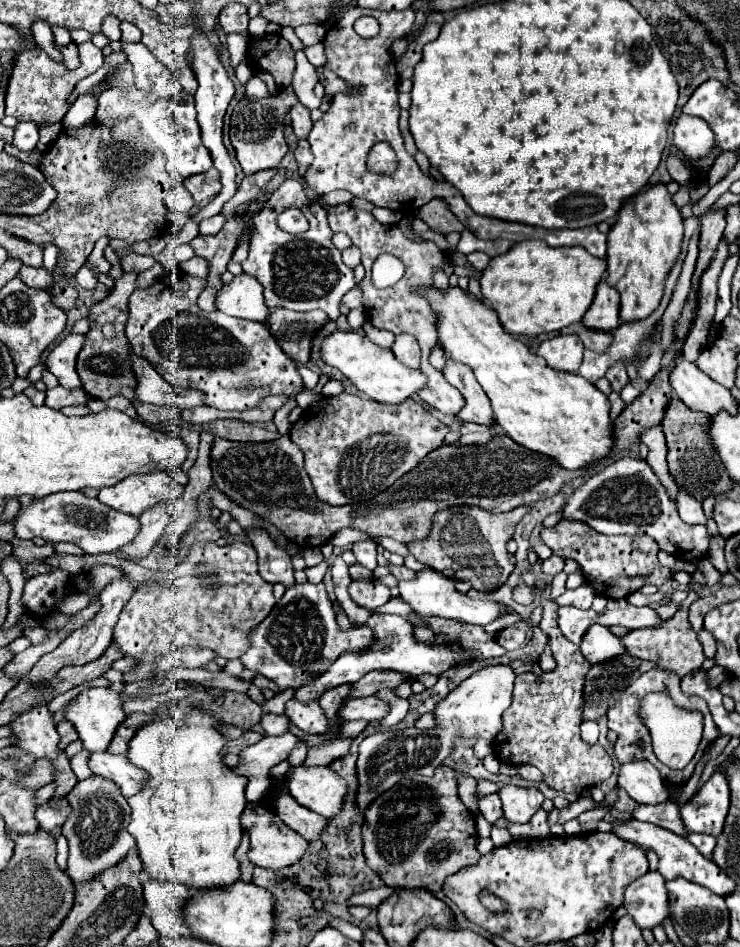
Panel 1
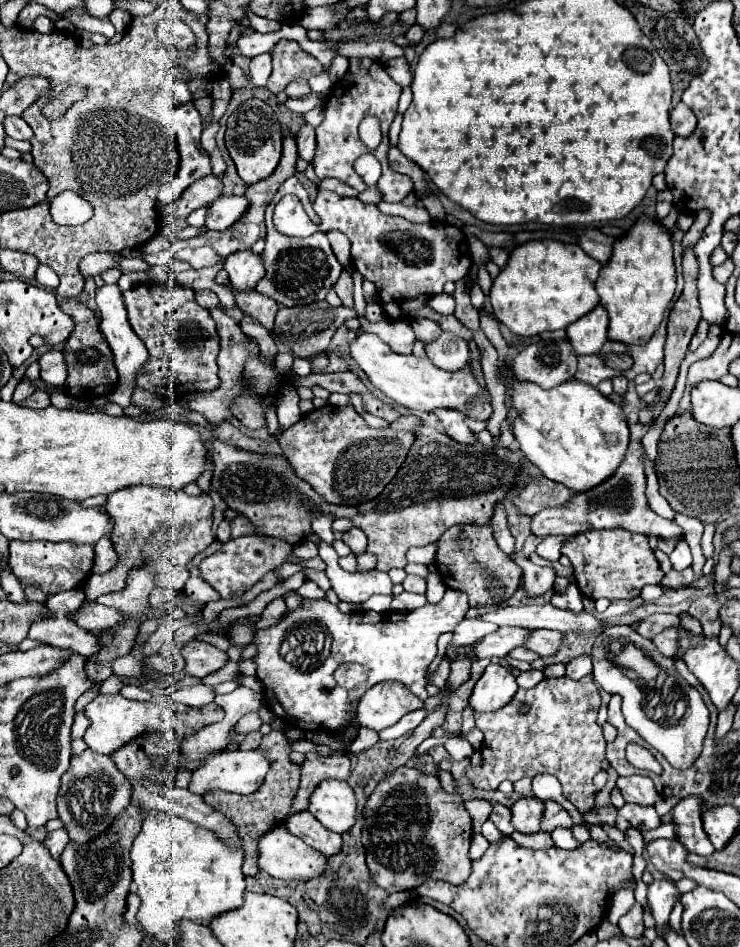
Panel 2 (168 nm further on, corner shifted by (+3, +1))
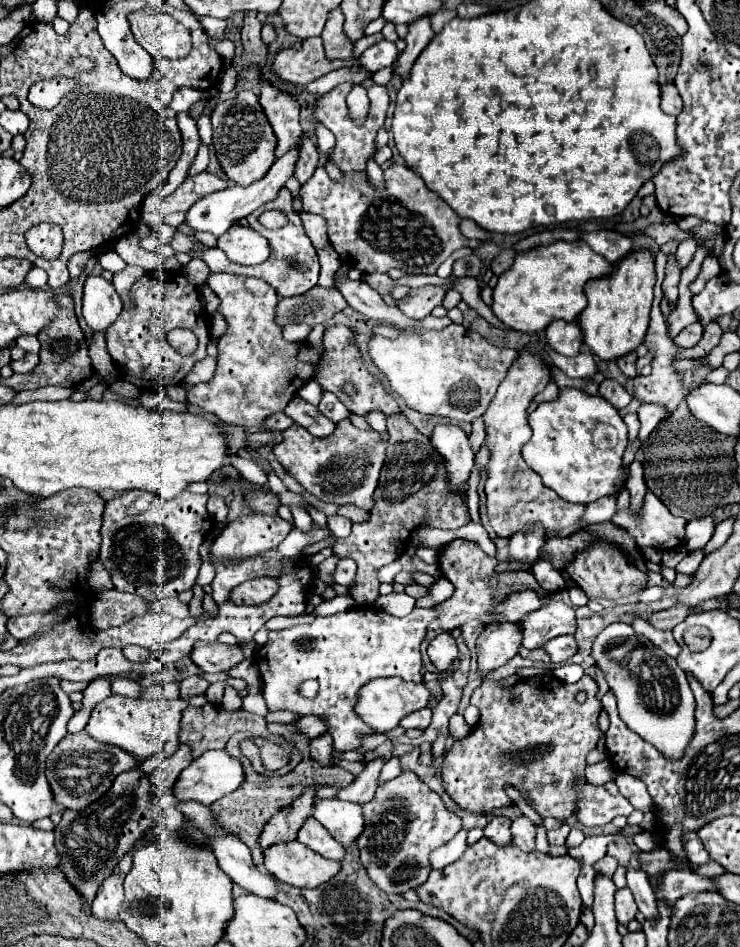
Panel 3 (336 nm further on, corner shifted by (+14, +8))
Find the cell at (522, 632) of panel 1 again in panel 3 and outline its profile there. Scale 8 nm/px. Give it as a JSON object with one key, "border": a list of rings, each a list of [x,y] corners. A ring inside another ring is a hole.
{"border":[[[555,636],[553,640],[547,640],[541,648],[549,654],[551,662],[563,664],[577,652],[577,642],[573,636]]]}

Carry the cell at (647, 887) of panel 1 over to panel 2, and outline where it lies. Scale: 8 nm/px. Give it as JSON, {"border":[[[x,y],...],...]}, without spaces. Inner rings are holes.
{"border":[[[660,879],[648,885],[648,903],[652,907],[652,915],[656,919],[656,929],[660,931],[664,923],[668,923],[670,911],[674,909],[678,901],[678,889],[676,883],[670,879]]]}

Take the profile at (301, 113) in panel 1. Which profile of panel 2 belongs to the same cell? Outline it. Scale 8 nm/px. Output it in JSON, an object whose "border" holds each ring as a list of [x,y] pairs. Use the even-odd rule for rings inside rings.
{"border":[[[308,123],[300,129],[300,133],[296,135],[298,141],[298,155],[300,159],[304,159],[306,163],[312,163],[314,151],[316,151],[316,131],[314,127],[310,127]]]}

